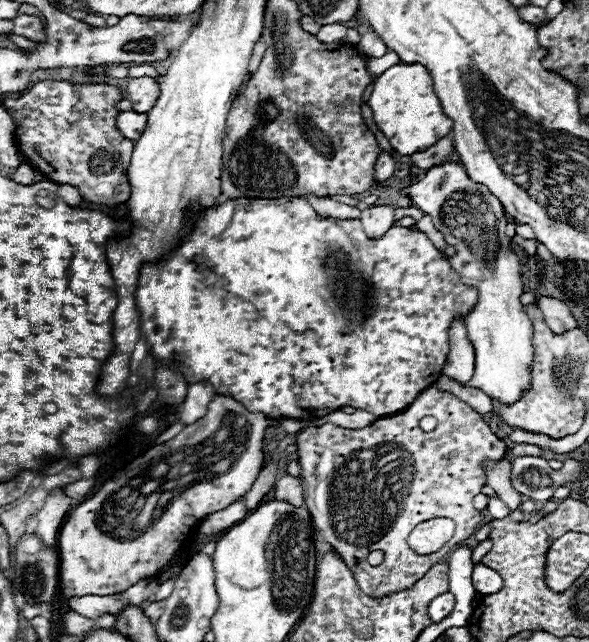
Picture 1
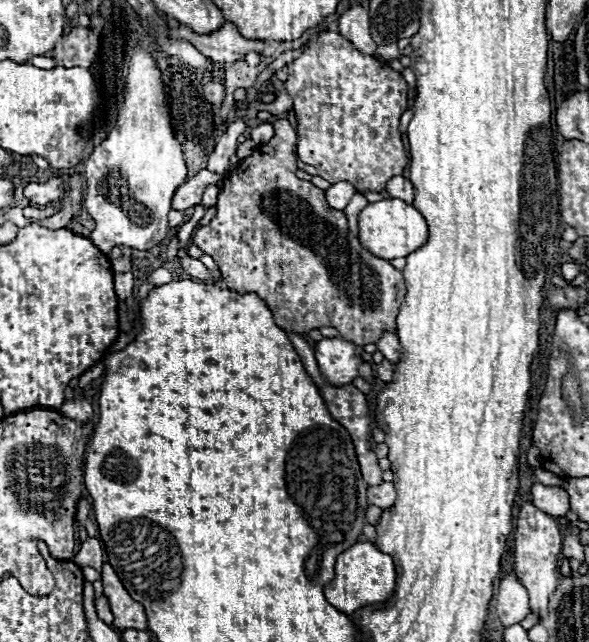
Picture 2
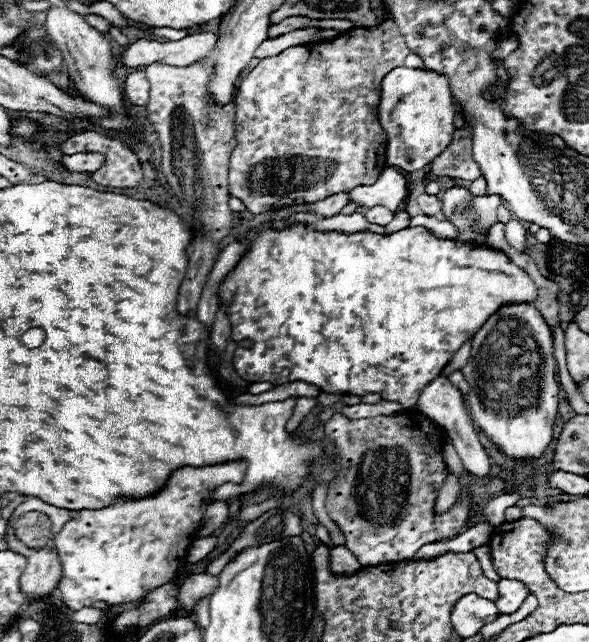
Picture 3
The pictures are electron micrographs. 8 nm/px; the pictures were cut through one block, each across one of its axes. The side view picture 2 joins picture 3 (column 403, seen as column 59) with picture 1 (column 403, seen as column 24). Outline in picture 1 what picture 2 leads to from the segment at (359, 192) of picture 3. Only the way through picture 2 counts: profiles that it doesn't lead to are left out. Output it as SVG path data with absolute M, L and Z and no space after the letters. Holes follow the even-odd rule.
M456 162L428 170L424 180L400 188L398 194L408 196L422 212L430 214L434 222L442 222L438 230L444 234L444 240L456 248L456 254L450 256L450 266L460 274L466 286L478 288L478 304L464 322L476 356L476 372L470 386L484 390L502 404L514 404L522 398L522 392L530 388L534 326L520 302L524 280L518 254L506 236L508 220L500 200L490 194L486 186L472 182L466 170Z

